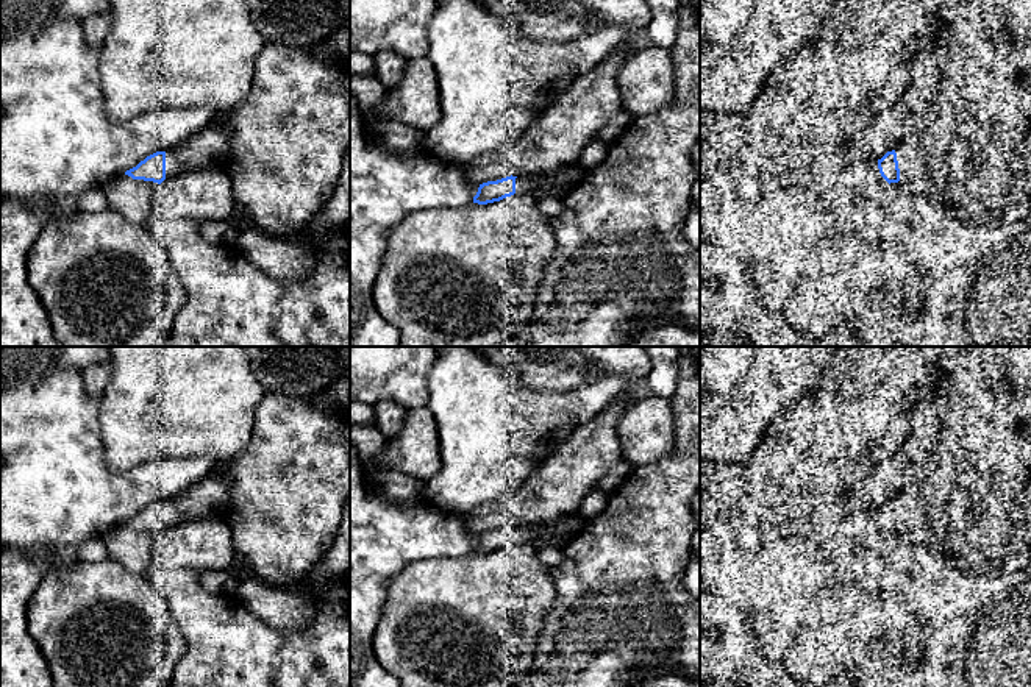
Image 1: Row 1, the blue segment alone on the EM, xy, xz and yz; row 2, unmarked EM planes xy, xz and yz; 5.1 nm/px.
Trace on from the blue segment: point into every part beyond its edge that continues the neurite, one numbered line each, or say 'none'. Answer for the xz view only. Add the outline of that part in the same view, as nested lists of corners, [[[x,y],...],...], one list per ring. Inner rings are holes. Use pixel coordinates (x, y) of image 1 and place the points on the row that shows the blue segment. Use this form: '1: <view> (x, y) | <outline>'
1: xz (524, 185) | [[[517,176],[516,178],[516,194],[528,194],[536,187],[536,178]]]

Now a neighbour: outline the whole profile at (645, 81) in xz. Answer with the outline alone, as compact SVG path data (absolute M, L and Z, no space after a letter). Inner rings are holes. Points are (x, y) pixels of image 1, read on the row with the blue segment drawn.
M651 44L636 48L617 73L623 111L633 117L667 106L675 92L670 50Z

